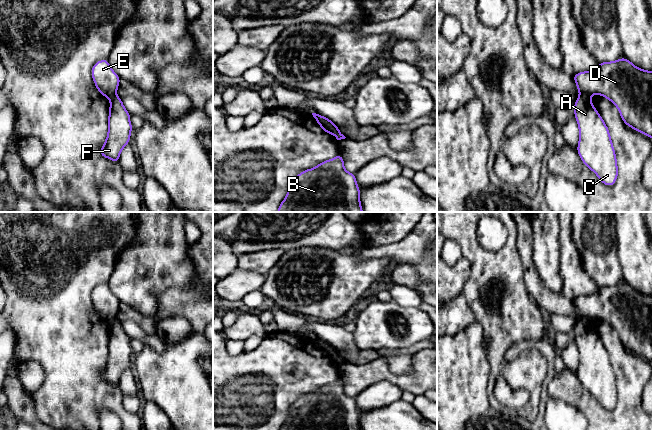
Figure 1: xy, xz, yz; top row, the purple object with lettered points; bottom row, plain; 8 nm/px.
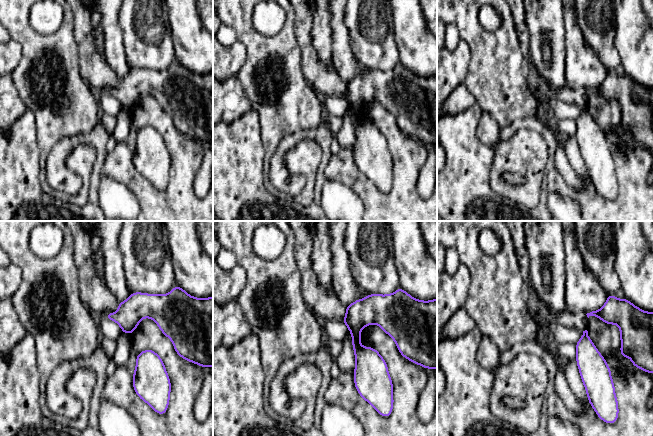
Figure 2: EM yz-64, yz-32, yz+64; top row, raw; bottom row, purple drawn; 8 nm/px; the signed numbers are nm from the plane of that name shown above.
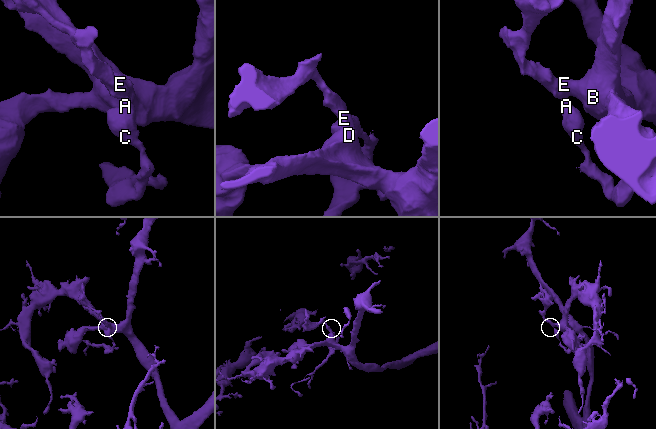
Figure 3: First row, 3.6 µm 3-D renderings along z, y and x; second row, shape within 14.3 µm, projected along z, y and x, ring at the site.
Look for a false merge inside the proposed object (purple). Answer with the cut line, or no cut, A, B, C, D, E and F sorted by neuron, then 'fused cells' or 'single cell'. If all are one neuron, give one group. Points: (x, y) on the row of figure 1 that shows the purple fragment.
cut yz (588, 95), (580, 96); groups A C F / B D E; fused cells

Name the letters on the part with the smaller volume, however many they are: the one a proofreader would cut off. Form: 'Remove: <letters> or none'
Remove: A, C, F

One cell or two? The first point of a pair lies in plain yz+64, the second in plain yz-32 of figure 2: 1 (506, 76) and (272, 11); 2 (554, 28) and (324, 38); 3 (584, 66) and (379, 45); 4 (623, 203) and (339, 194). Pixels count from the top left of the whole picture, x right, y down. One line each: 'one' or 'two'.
1: two
2: one
3: two
4: two

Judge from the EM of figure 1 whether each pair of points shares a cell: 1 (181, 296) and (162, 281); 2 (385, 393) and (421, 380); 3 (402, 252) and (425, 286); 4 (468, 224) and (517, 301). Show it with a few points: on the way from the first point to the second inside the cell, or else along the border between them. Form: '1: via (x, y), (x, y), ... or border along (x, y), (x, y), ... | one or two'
1: border along (192, 290), (168, 287), (160, 293), (156, 307) | two
2: border along (376, 382), (388, 380), (403, 390) | two
3: via (412, 256), (425, 269), (425, 276) | one
4: via (469, 244), (506, 281) | one

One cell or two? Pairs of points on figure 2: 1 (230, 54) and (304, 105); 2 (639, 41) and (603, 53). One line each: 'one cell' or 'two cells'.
1: two cells
2: two cells

